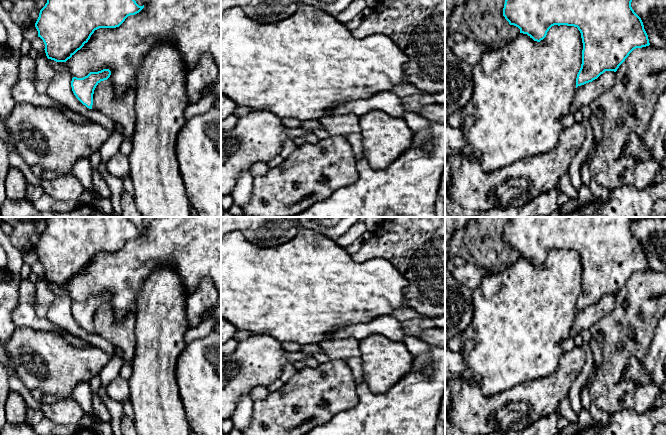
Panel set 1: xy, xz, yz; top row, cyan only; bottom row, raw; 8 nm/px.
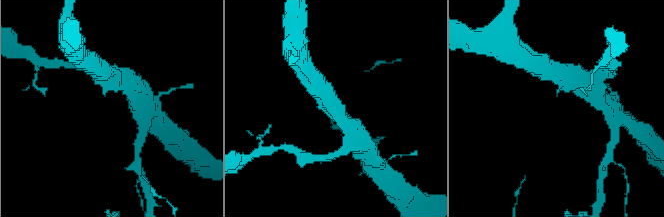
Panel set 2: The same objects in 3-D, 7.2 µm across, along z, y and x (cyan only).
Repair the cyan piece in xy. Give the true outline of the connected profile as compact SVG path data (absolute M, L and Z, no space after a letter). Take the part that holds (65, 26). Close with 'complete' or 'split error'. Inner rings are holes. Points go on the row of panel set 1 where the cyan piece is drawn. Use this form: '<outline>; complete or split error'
M47 0L35 27L45 44L47 58L66 62L88 42L95 30L119 27L128 16L143 8L144 5L139 6L135 0Z; complete

